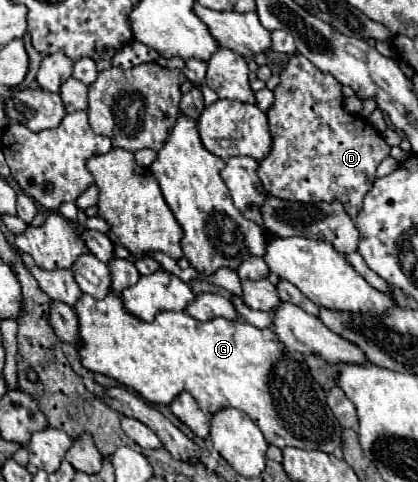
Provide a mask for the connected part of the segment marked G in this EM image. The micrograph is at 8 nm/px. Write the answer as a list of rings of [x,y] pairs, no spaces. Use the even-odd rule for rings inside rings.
[[[108,292],[108,296],[102,300],[82,294],[74,306],[74,312],[80,324],[80,342],[76,350],[82,366],[92,372],[114,378],[116,382],[136,390],[148,402],[170,404],[182,390],[186,390],[194,396],[194,400],[206,414],[214,414],[216,410],[226,406],[246,412],[262,430],[266,442],[276,444],[278,448],[294,446],[328,454],[334,454],[340,448],[342,426],[332,416],[332,410],[326,404],[324,390],[320,386],[314,388],[312,376],[302,354],[284,352],[282,344],[276,340],[276,334],[270,328],[254,328],[242,318],[214,318],[208,322],[200,322],[188,316],[186,312],[162,312],[162,316],[156,316],[152,322],[144,322],[124,308],[122,298],[116,292]]]

